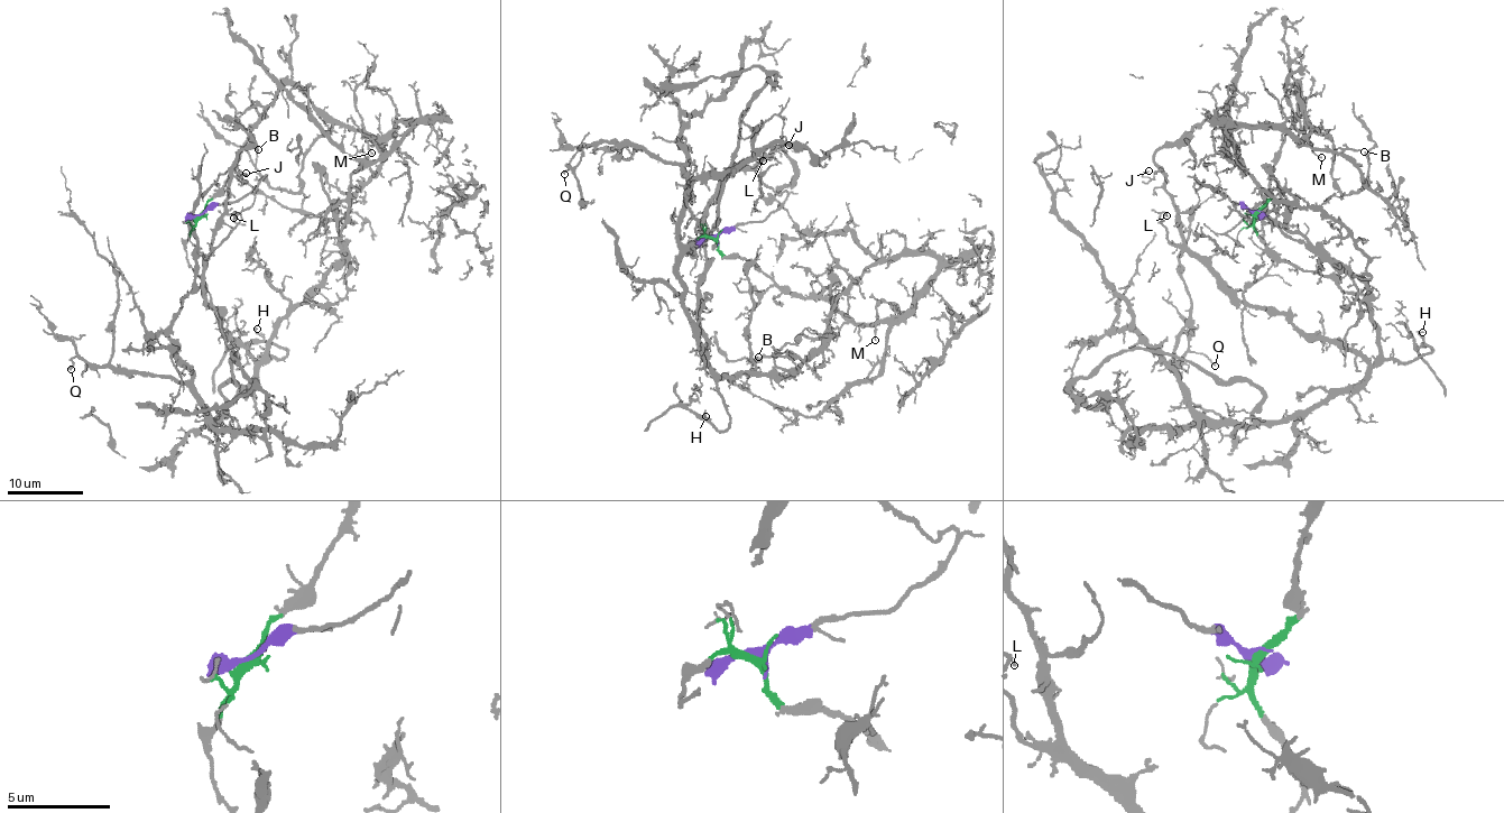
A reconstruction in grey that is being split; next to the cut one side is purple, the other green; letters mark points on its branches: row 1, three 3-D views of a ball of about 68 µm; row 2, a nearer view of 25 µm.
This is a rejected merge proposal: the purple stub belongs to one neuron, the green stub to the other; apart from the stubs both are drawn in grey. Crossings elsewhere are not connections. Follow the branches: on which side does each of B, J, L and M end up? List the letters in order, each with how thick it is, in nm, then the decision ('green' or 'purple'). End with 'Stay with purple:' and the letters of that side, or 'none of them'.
B: 130 nm thick; green
J: 100 nm thick; purple
L: 90 nm thick; purple
M: 120 nm thick; green
Stay with purple: J, L

